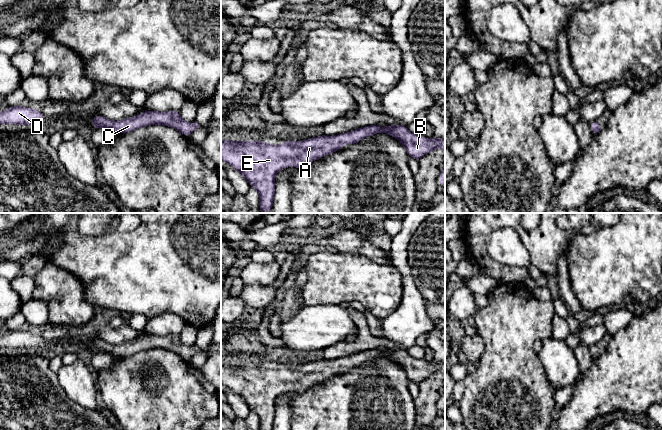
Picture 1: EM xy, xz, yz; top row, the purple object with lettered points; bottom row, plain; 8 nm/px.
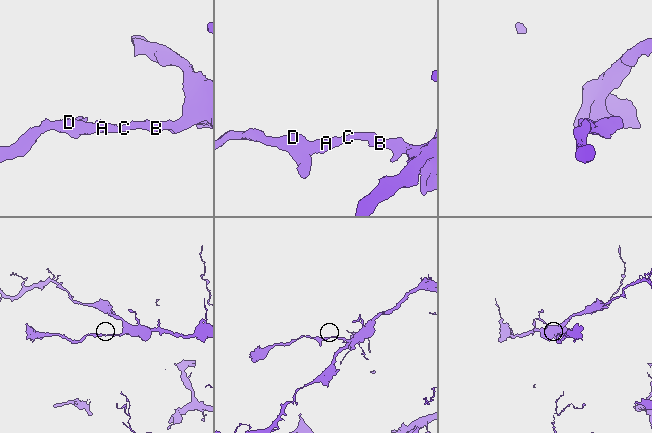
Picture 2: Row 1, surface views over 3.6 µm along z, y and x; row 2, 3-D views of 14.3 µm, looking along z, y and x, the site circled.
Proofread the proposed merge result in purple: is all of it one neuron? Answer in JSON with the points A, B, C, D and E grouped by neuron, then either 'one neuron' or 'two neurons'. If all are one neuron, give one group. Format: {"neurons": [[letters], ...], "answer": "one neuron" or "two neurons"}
{"neurons": [["A", "B", "C", "D", "E"]], "answer": "one neuron"}

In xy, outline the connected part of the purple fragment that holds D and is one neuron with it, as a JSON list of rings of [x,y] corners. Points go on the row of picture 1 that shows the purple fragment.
[[[13,106],[0,112],[0,124],[14,125],[37,125],[40,126],[44,121],[45,115],[41,110],[34,110],[29,107]]]

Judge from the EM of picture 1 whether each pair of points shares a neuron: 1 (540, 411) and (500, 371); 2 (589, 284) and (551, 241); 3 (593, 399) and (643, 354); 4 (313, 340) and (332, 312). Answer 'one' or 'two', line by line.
1: one
2: two
3: one
4: one

